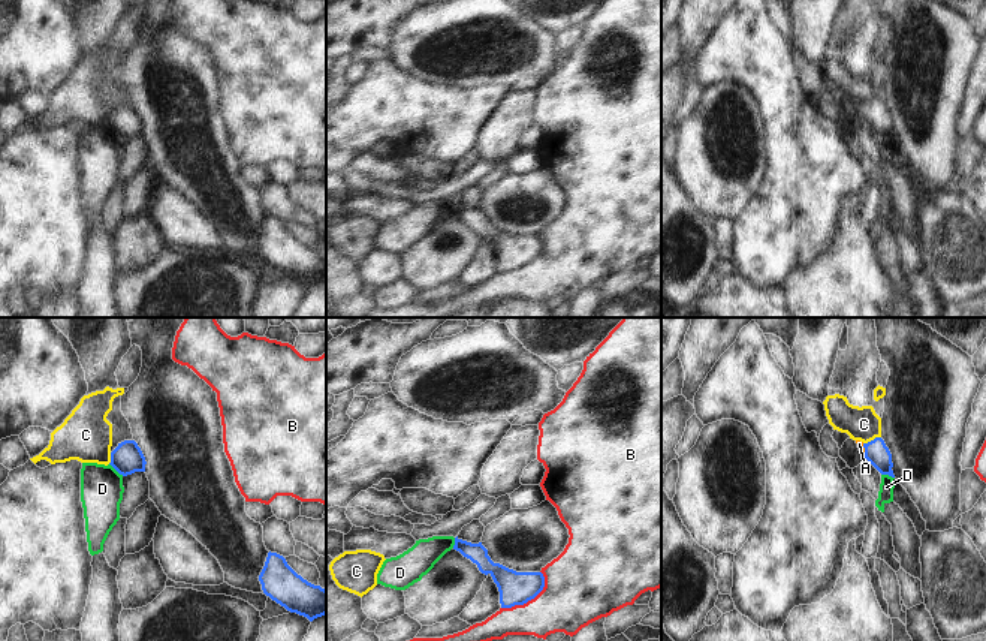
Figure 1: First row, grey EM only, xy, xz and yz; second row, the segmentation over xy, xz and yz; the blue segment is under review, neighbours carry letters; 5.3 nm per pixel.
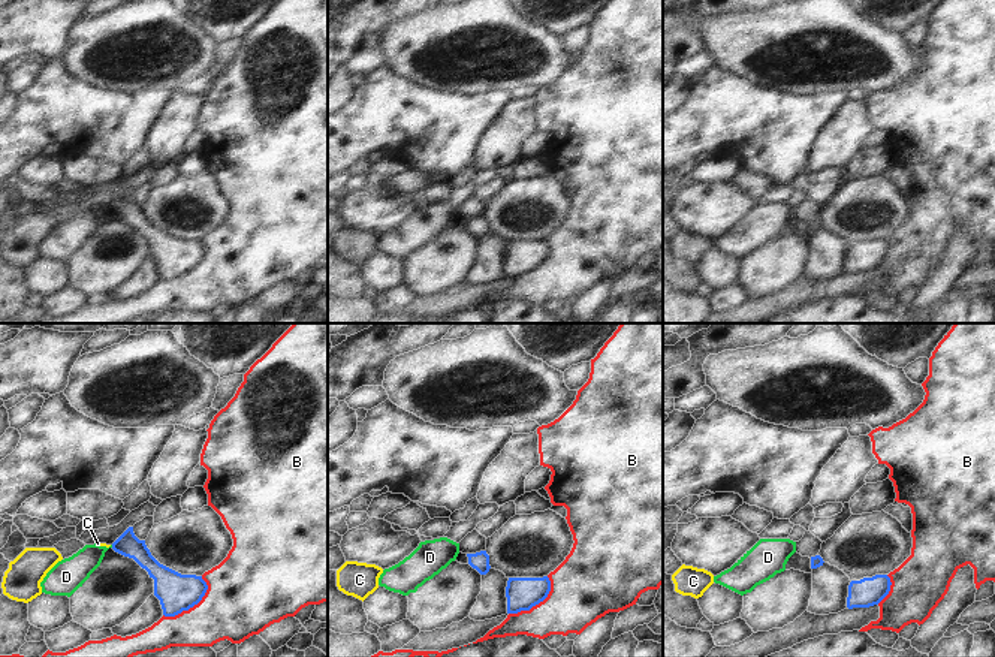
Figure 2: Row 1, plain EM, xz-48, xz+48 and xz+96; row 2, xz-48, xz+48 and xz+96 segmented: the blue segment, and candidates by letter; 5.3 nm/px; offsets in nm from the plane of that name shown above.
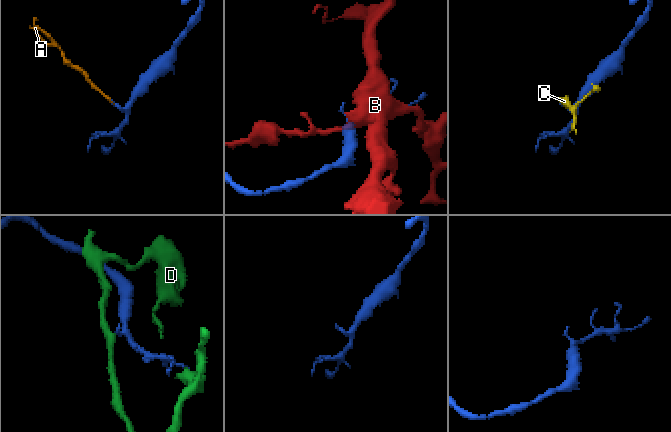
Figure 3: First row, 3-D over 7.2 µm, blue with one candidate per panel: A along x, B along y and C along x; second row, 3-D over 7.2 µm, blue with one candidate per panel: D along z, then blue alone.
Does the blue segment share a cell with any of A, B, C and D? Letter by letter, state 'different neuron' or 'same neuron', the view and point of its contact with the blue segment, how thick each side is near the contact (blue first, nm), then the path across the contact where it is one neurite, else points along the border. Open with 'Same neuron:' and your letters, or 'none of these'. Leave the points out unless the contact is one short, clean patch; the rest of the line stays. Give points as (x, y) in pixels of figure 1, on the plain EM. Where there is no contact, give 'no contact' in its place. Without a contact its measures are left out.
Same neuron: A
A: same neuron; contact yz (865, 114); calibres 130 and 30 nm; way yz (876, 116), (865, 114), (859, 108)
B: different neuron; contact xz (528, 264); calibres 180 and 340 nm
C: different neuron; contact yz (871, 105); calibres 130 and 180 nm; border yz (880, 101), (864, 108)
D: different neuron; contact xy (117, 135); calibres 170 and 220 nm; border xy (109, 128), (123, 140)

